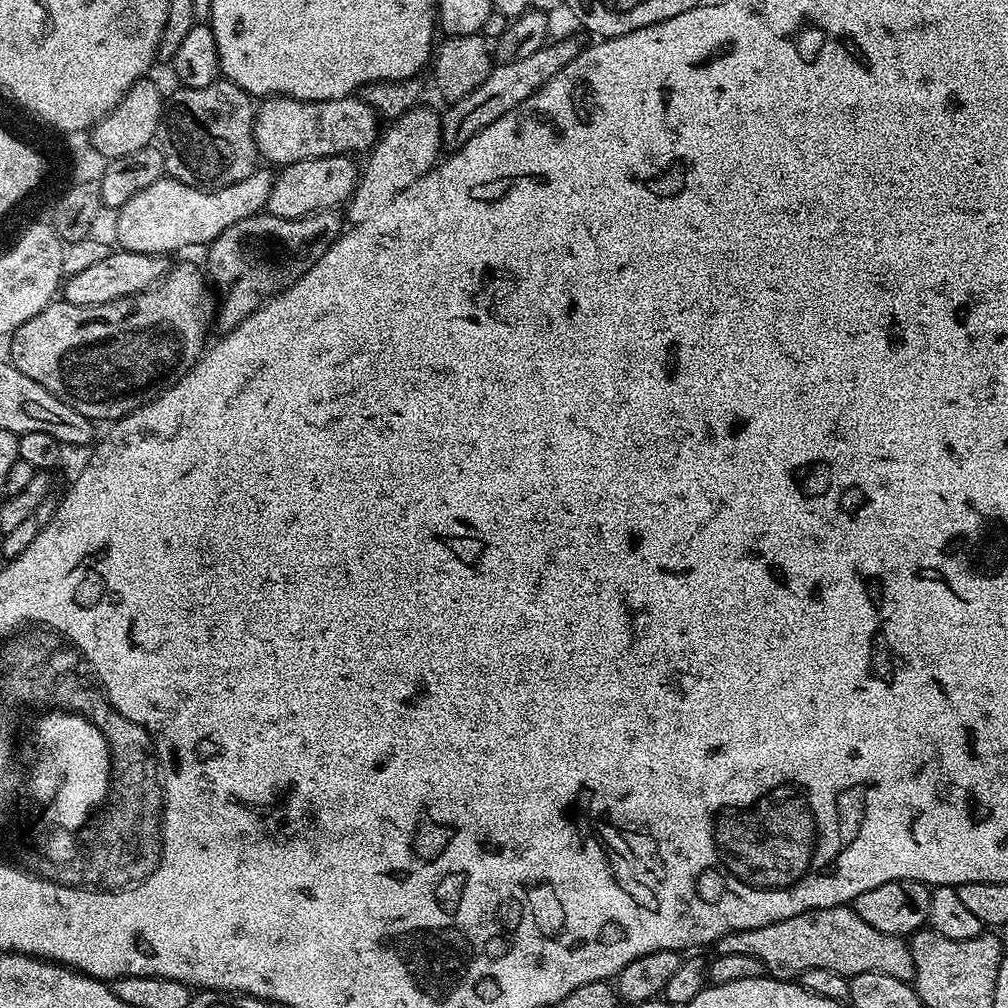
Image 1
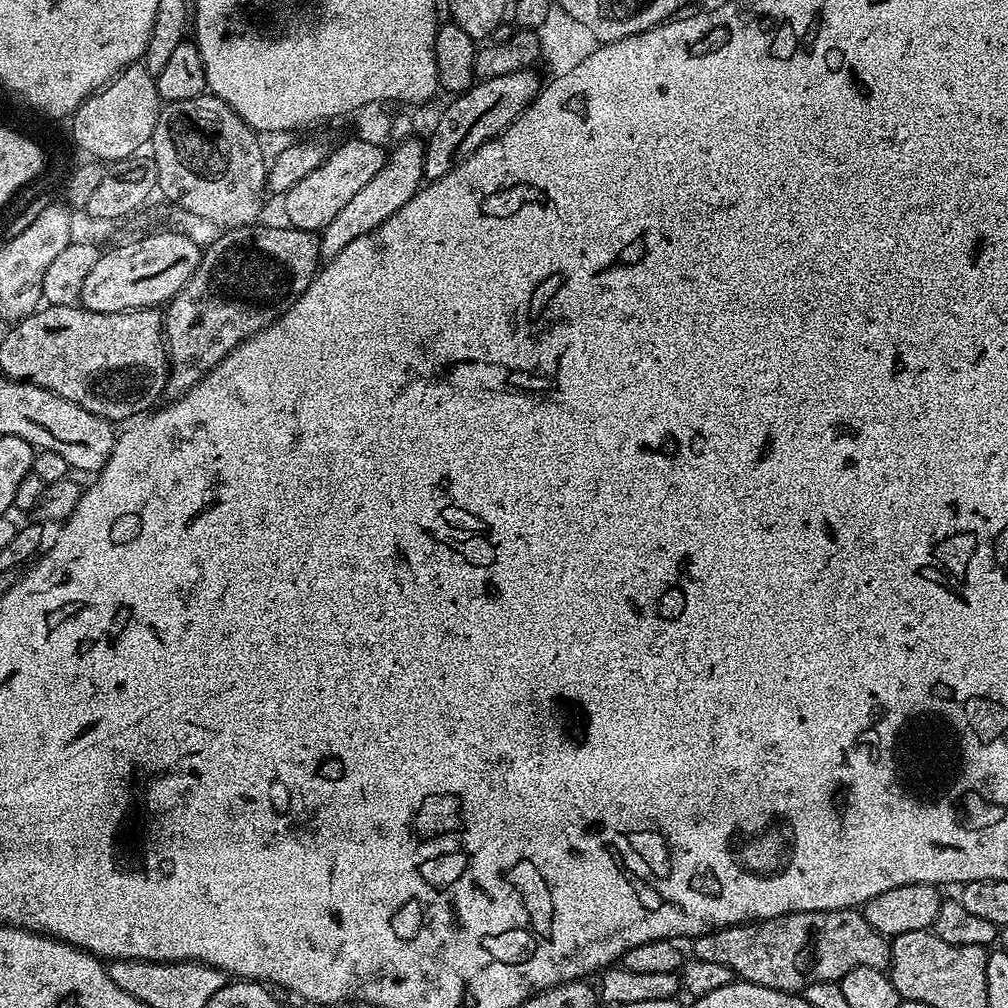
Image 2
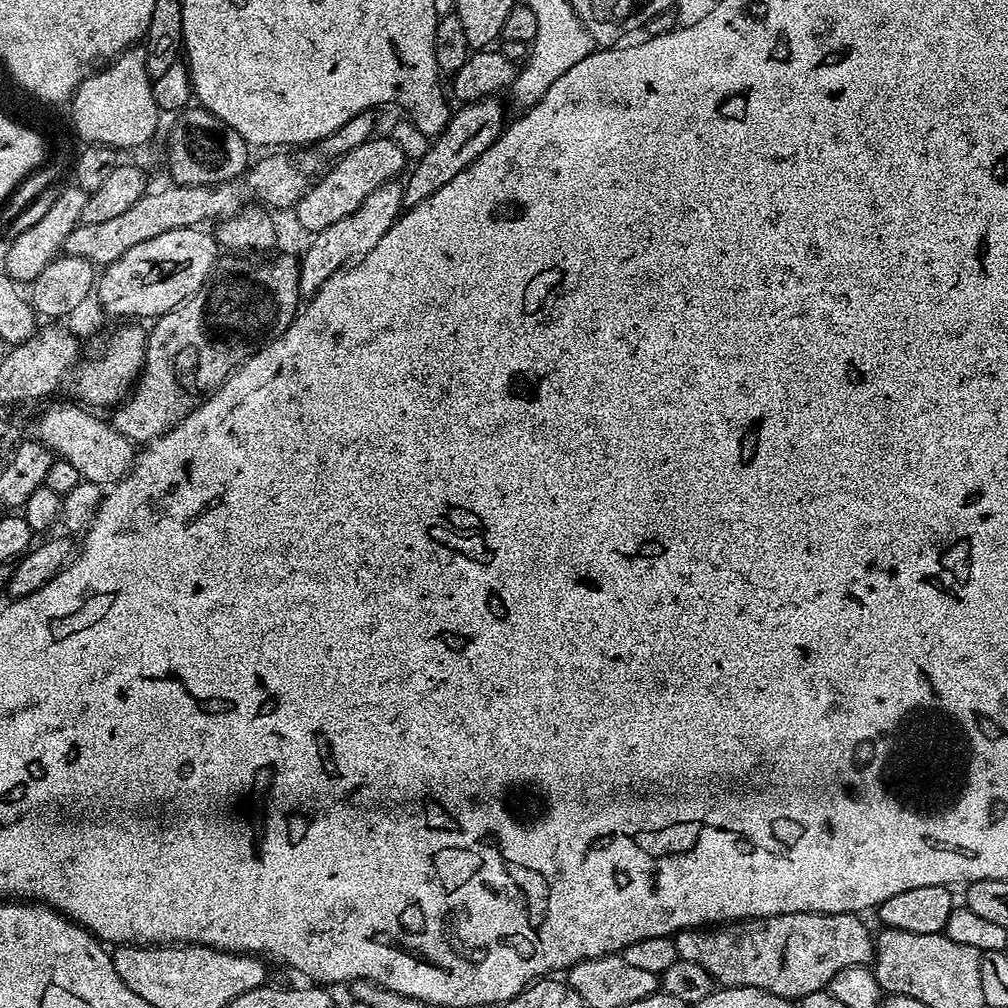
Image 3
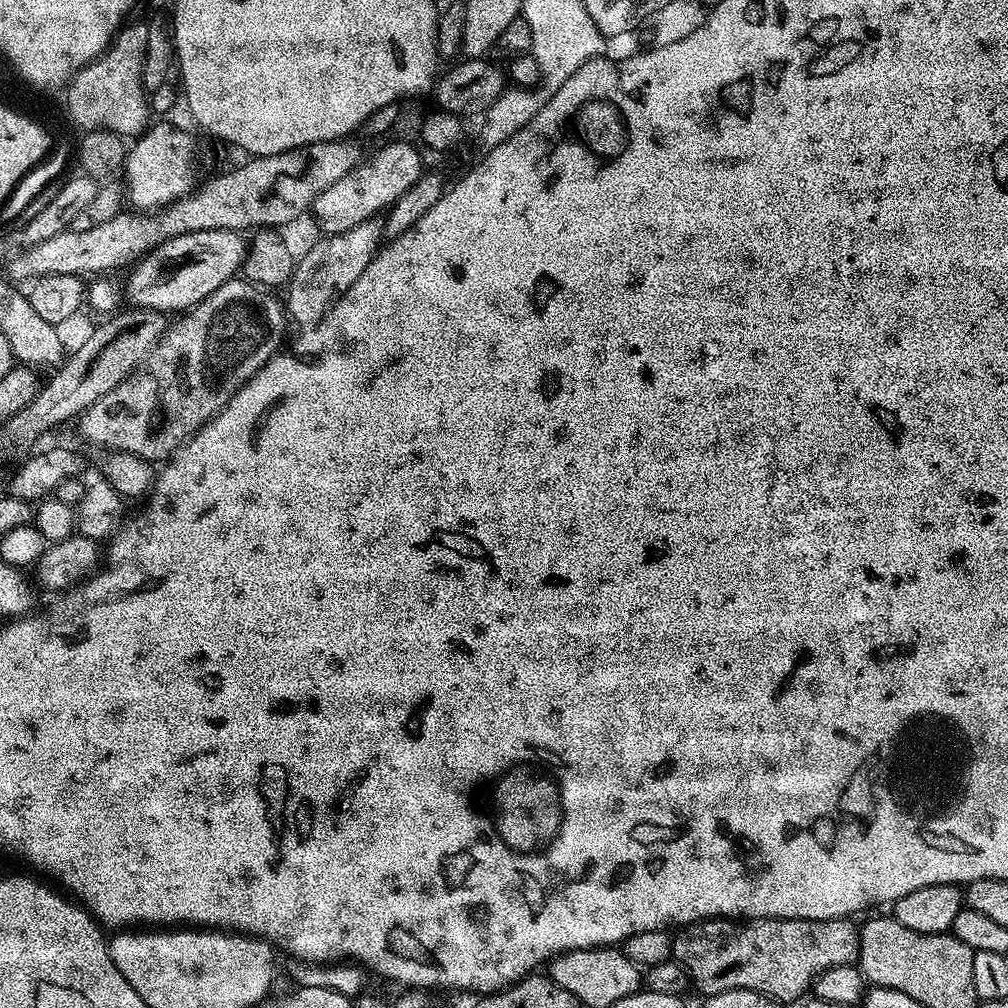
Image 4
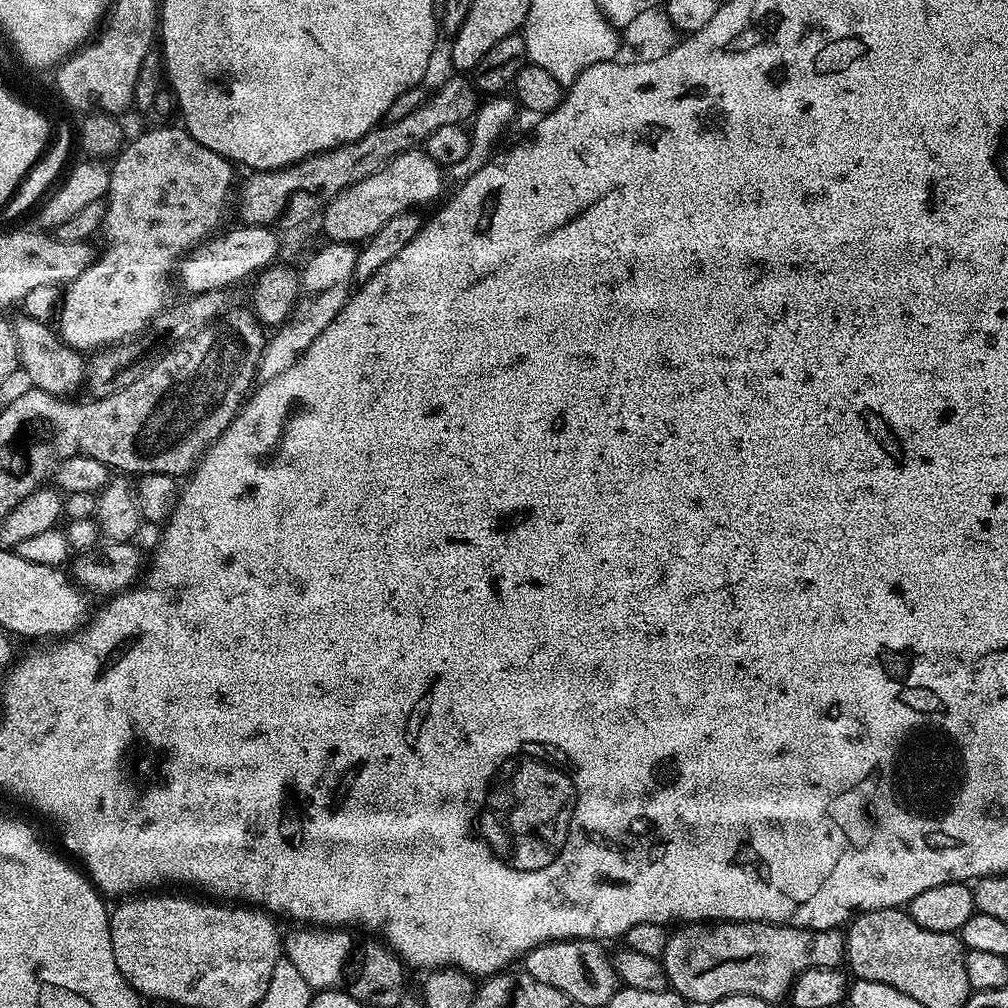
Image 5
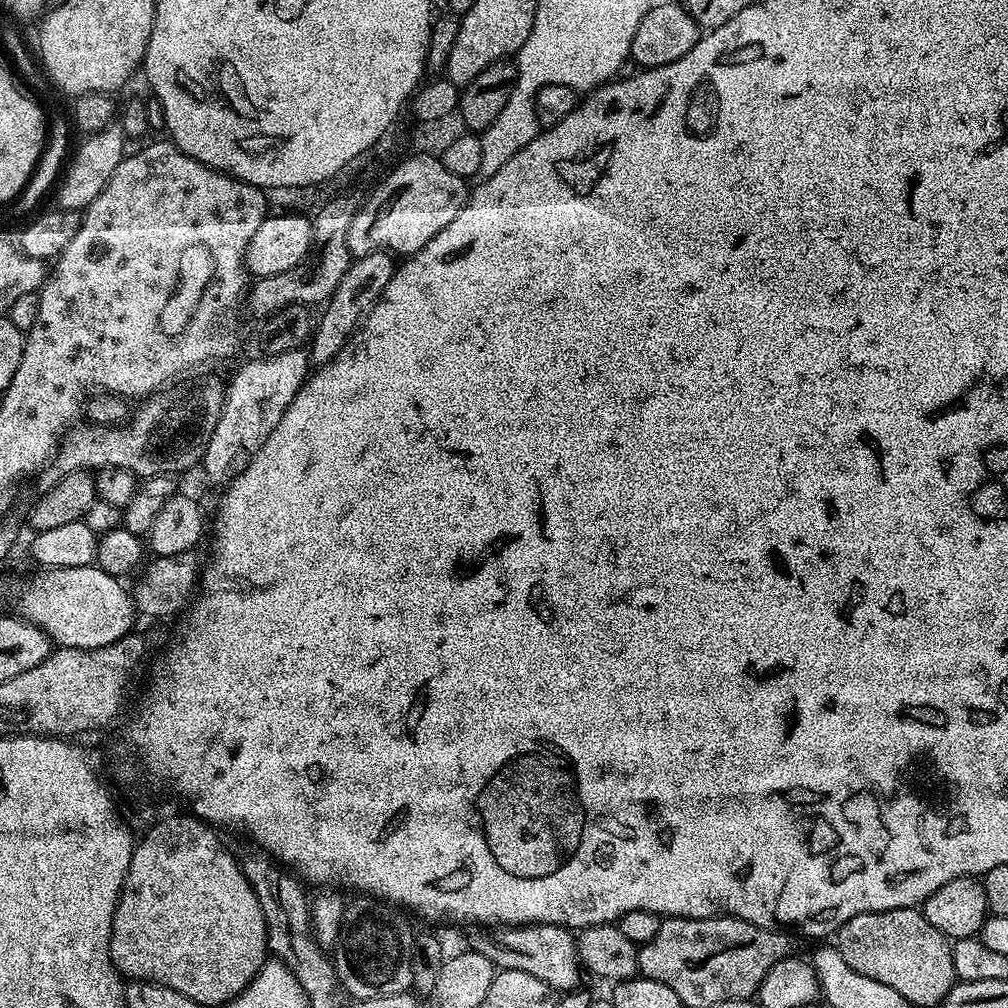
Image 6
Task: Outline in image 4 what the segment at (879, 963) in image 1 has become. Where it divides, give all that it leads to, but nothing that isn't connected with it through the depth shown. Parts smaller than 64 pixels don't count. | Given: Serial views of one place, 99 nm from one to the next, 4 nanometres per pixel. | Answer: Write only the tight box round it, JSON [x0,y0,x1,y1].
[672,918,860,1002]

